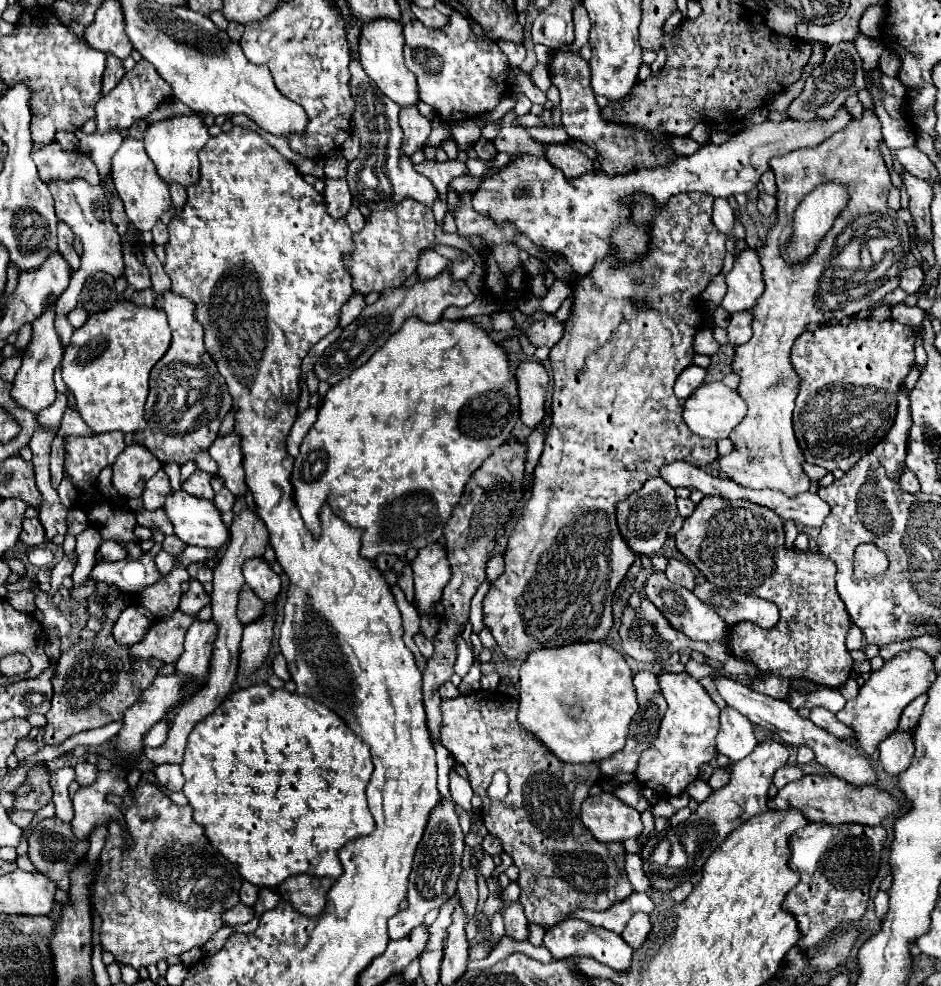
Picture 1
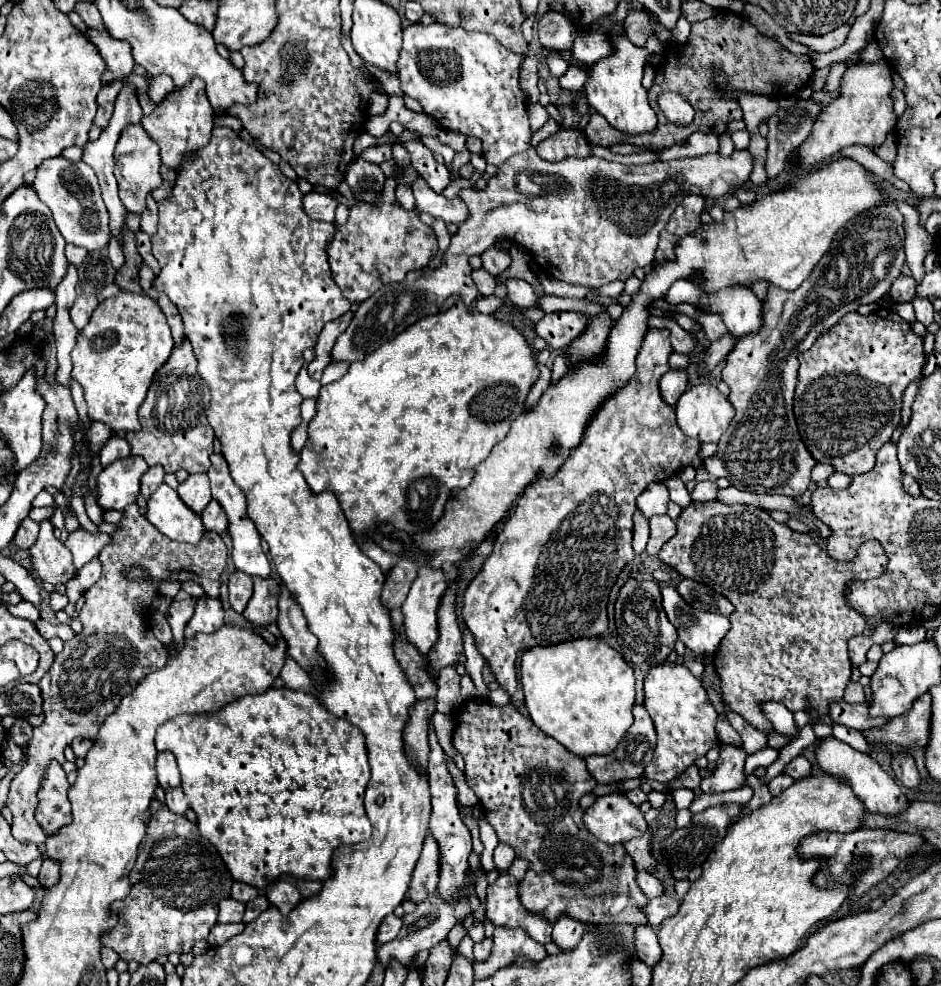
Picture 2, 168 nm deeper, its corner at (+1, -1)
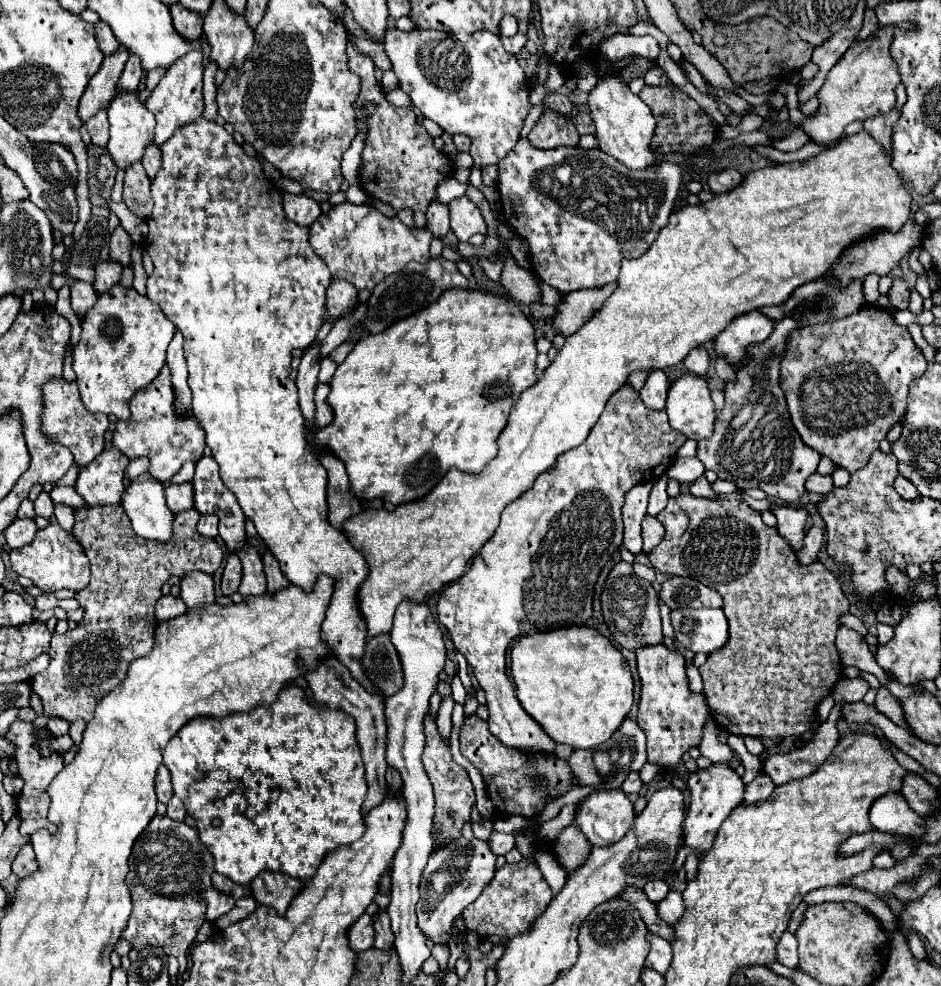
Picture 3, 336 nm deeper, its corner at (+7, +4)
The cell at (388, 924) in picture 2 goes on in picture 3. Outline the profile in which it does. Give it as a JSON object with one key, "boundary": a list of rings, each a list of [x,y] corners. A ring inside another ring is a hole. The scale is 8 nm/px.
{"boundary":[[[363,914],[351,928],[349,928],[349,942],[351,948],[361,952],[369,950],[375,942],[375,928],[373,928],[373,918],[369,914]]]}

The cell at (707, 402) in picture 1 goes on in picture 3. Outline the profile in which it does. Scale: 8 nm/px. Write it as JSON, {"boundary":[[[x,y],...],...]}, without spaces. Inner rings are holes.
{"boundary":[[[685,374],[671,384],[667,396],[667,416],[671,428],[693,440],[713,434],[715,406],[709,396],[707,382],[697,374]]]}

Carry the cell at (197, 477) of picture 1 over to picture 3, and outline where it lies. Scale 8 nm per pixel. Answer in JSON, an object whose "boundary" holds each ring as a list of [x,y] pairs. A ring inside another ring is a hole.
{"boundary":[[[185,482],[185,484],[171,484],[165,488],[167,494],[167,506],[173,512],[183,512],[193,508],[193,484]]]}

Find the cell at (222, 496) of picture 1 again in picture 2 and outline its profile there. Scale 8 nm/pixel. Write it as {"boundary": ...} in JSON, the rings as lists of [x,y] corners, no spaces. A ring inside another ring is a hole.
{"boundary":[[[211,501],[205,511],[201,513],[203,519],[203,527],[207,531],[215,531],[215,533],[223,533],[227,529],[227,515],[223,513],[223,507],[217,501]]]}

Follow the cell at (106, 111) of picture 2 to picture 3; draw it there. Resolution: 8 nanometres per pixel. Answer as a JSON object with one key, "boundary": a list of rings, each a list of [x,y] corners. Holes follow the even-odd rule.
{"boundary":[[[107,108],[97,110],[87,122],[85,122],[87,132],[91,134],[91,140],[97,146],[105,146],[109,140],[109,118],[107,118]]]}

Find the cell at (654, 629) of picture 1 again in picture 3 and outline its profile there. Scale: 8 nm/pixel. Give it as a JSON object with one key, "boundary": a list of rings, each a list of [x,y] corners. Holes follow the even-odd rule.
{"boundary":[[[627,562],[615,564],[615,568],[611,570],[605,582],[601,594],[601,606],[603,606],[603,618],[609,626],[609,632],[621,648],[637,650],[639,646],[655,646],[663,640],[657,592],[647,580],[633,574],[631,564]]]}

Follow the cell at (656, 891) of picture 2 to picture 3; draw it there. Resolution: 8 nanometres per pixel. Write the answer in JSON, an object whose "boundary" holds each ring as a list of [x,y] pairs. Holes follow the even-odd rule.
{"boundary":[[[653,880],[653,882],[647,882],[645,884],[643,892],[647,894],[647,898],[651,902],[661,902],[665,898],[665,894],[669,892],[669,888],[667,888],[667,884],[663,880]]]}

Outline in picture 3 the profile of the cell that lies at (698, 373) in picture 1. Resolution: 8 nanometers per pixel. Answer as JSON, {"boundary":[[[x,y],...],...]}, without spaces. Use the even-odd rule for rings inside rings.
{"boundary":[[[651,370],[645,386],[639,390],[641,400],[645,402],[645,406],[653,410],[663,410],[669,386],[671,386],[671,380],[663,370]]]}

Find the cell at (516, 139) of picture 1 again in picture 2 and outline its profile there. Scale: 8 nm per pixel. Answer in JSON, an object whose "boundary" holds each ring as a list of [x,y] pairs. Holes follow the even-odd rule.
{"boundary":[[[431,23],[427,27],[409,25],[403,31],[403,47],[397,61],[397,75],[401,79],[401,91],[417,99],[425,115],[433,117],[443,129],[479,137],[483,143],[483,159],[499,167],[509,157],[525,151],[531,141],[527,97],[519,87],[523,59],[525,55],[507,51],[497,39],[487,33],[467,33],[461,27],[451,29],[441,23]]]}

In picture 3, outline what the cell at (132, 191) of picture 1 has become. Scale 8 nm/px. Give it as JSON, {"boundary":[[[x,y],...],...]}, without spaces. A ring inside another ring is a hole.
{"boundary":[[[137,92],[133,94],[119,94],[117,98],[113,98],[113,102],[109,104],[109,144],[107,150],[113,158],[115,168],[119,170],[127,170],[131,164],[141,162],[147,144],[153,140],[153,132],[155,132],[155,118],[149,110],[145,110],[143,102],[137,100]]]}

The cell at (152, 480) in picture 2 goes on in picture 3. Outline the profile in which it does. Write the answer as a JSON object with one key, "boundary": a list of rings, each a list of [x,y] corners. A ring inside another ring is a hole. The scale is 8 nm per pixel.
{"boundary":[[[135,458],[135,460],[129,462],[129,466],[125,470],[125,476],[127,476],[127,480],[133,482],[147,470],[149,470],[149,458]]]}

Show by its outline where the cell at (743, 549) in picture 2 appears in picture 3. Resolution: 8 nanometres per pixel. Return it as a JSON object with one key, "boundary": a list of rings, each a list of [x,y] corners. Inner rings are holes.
{"boundary":[[[677,496],[677,498],[671,498],[669,504],[665,506],[665,510],[661,514],[657,514],[657,518],[663,522],[665,526],[665,538],[659,546],[655,546],[647,558],[651,562],[651,566],[657,570],[657,572],[663,572],[663,574],[669,574],[669,576],[687,576],[687,578],[695,578],[699,582],[703,582],[705,586],[717,590],[721,596],[723,596],[723,612],[727,616],[727,622],[729,622],[729,640],[723,648],[715,650],[709,654],[707,662],[699,668],[701,676],[703,676],[703,692],[707,694],[707,704],[711,708],[711,714],[717,722],[717,726],[721,730],[727,730],[731,734],[739,734],[739,736],[769,736],[769,738],[785,738],[785,736],[801,736],[805,734],[815,716],[817,716],[817,708],[821,704],[823,698],[827,698],[831,694],[831,690],[835,688],[837,680],[841,678],[843,674],[843,666],[841,666],[841,660],[839,660],[839,654],[837,654],[837,648],[835,648],[835,634],[841,626],[839,618],[843,614],[849,612],[849,606],[851,602],[847,600],[847,596],[843,594],[837,578],[821,564],[821,562],[813,562],[813,564],[799,564],[797,560],[797,554],[793,552],[791,544],[777,532],[777,528],[771,528],[767,526],[763,520],[761,520],[761,514],[757,510],[753,510],[747,502],[743,500],[737,500],[737,498],[719,498],[719,500],[709,500],[709,498],[697,498],[697,496]]]}

